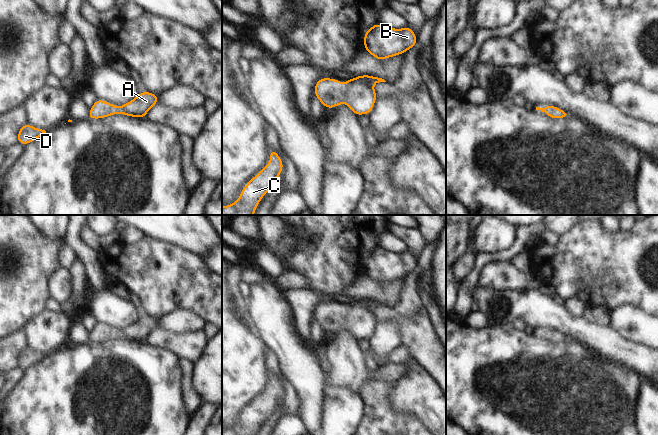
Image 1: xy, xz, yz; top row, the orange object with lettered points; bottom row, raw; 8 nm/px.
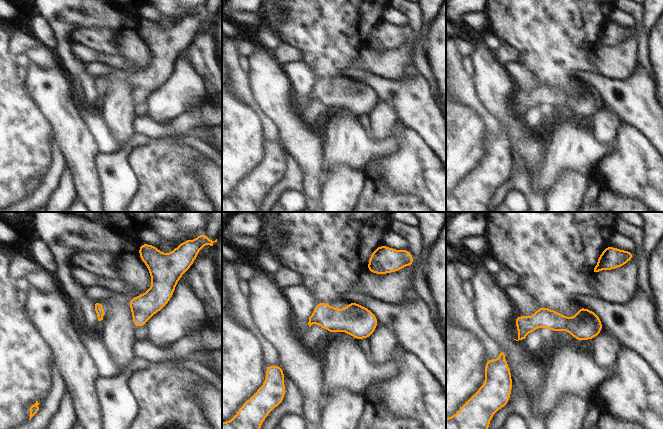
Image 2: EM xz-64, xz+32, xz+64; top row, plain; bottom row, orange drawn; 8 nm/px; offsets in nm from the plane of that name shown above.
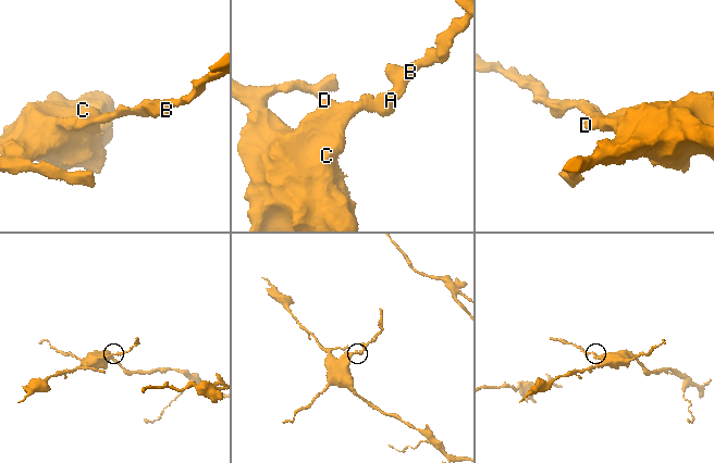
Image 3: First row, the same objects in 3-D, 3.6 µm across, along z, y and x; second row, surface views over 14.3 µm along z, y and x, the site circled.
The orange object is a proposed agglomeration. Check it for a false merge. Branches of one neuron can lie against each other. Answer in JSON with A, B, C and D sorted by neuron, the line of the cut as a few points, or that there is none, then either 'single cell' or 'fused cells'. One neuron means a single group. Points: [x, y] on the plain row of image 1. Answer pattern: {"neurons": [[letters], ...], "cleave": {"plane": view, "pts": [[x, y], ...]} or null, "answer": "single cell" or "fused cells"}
{"neurons": [["A", "B", "C", "D"]], "cleave": null, "answer": "single cell"}

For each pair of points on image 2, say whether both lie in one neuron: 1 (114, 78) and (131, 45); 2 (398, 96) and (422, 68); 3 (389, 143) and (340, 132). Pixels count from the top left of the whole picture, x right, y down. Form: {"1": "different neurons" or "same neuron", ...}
{"1": "same neuron", "2": "different neurons", "3": "same neuron"}

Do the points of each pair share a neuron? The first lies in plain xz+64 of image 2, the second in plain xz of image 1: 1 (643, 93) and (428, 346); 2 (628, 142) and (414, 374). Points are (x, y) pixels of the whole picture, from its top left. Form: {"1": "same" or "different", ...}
{"1": "same", "2": "same"}

